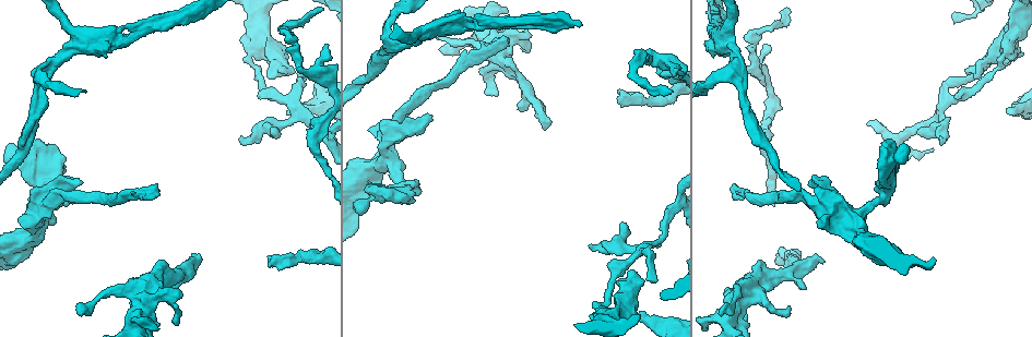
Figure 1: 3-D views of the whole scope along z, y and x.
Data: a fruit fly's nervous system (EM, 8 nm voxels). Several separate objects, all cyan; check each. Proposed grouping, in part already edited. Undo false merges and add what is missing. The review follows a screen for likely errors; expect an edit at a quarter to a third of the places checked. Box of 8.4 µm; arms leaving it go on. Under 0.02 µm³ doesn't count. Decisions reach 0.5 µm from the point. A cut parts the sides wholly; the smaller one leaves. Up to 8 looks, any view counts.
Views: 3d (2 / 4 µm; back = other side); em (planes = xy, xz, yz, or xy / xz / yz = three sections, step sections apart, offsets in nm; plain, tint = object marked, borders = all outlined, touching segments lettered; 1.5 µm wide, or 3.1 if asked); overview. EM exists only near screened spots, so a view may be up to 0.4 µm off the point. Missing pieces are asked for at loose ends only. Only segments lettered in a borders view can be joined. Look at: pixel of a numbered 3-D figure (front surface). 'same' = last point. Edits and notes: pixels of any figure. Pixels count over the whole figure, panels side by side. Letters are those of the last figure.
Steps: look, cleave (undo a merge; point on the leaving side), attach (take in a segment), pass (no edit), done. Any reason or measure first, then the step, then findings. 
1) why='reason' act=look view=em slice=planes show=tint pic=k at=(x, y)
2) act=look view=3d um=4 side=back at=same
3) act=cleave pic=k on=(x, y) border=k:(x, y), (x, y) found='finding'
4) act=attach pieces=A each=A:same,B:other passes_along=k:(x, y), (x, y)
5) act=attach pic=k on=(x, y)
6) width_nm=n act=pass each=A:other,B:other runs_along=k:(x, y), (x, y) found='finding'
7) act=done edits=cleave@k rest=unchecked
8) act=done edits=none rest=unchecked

why='free end' act=look view=3d um=4 pic=1 at=(504, 39)

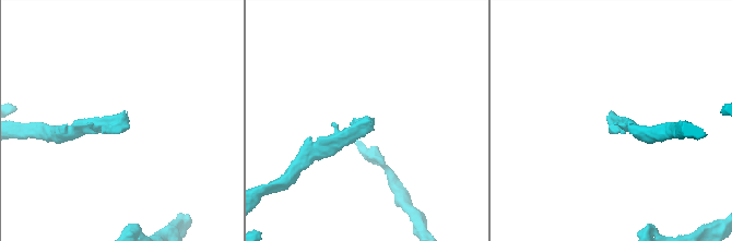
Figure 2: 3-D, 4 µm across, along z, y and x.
why='now the EM' act=look view=em slice=planes show=plain pic=2 at=(609, 114)

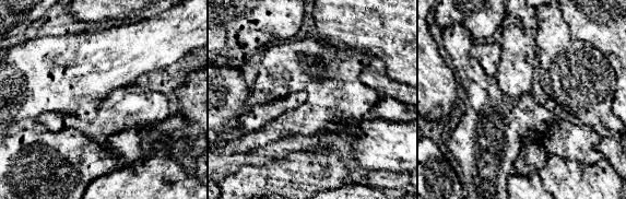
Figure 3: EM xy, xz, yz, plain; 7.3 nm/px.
act=look view=em slice=planes show=borders at=same

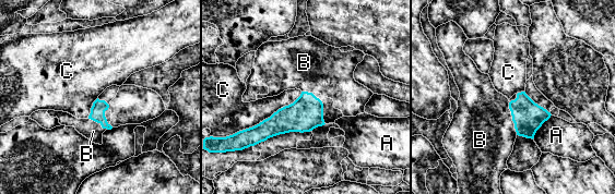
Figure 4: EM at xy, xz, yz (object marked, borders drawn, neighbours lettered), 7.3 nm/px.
act=attach pieces=B each=A:other,B:same,C:other found='the cell continues'

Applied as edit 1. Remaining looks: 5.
act=look view=overview

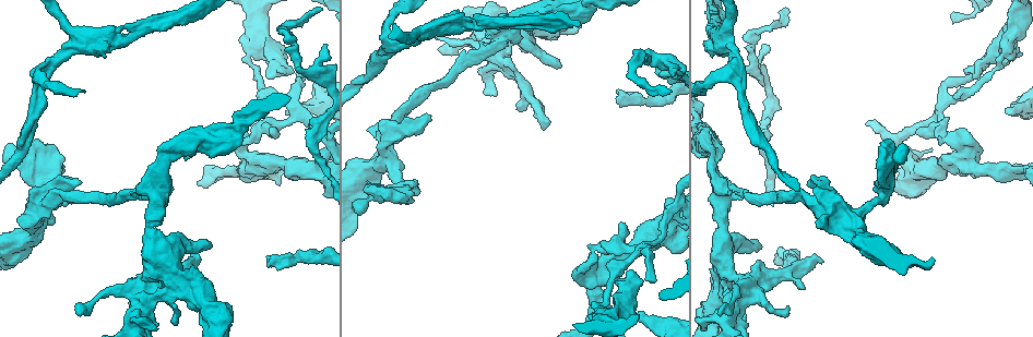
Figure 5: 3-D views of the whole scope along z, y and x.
why='thin neck' act=look view=em slice=xy step=8 show=tint pic=5 at=(763, 28)

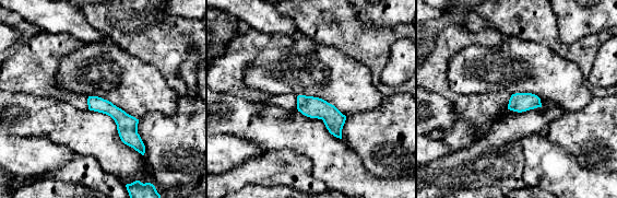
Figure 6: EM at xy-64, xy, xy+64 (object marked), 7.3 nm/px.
act=look view=em slice=planes show=borders at=same

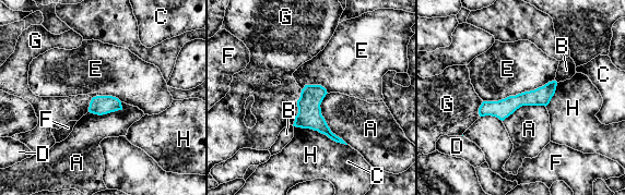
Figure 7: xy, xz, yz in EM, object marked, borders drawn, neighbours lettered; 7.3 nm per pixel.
act=pass each=A:other,B:other,C:other,D:other,E:other,F:other,G:other,H:other border=7:(327, 93), (320, 113), (348, 144) found='one cell here'

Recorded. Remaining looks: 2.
why='an open end' act=look view=em slice=xz step=4 show=borders pic=5 at=(803, 288)

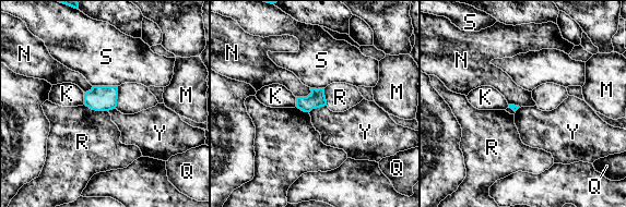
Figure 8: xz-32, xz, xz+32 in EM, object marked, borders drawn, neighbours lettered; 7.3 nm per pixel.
act=look view=em slice=planes show=borders at=same

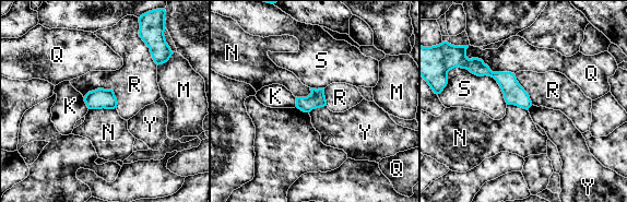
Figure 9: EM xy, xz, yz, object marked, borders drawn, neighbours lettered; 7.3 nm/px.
act=pass each=K:other,M:other,N:other,Q:other,R:other,S:other,Y:other runs_along=9:(474, 63), (498, 75), (528, 104) found='none of them fits'

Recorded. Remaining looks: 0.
act=done edits=attach@4 rest=unchecked

